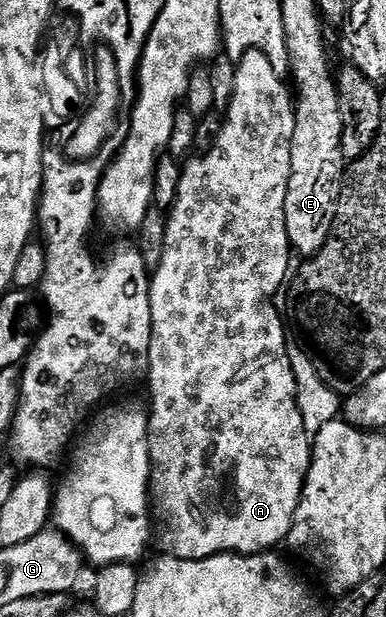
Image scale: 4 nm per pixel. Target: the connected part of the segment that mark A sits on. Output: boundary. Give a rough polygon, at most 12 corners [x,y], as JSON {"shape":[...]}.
{"shape":[[236,61],[152,269],[161,552],[289,539],[295,96]]}

